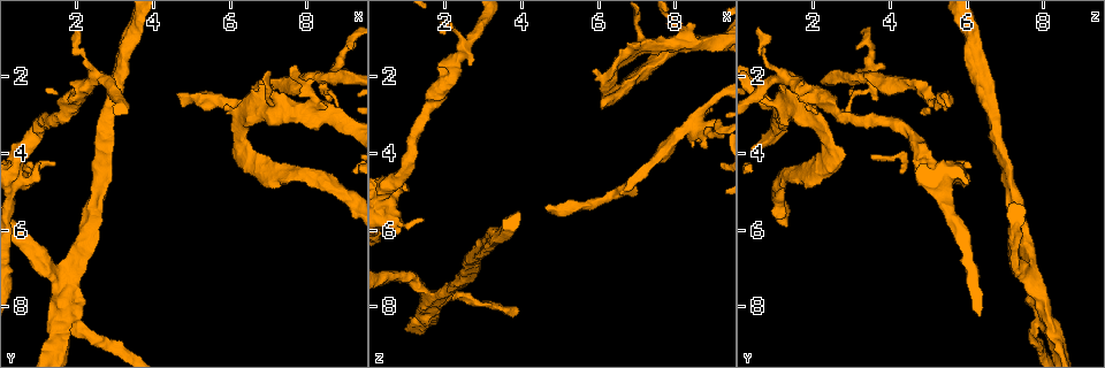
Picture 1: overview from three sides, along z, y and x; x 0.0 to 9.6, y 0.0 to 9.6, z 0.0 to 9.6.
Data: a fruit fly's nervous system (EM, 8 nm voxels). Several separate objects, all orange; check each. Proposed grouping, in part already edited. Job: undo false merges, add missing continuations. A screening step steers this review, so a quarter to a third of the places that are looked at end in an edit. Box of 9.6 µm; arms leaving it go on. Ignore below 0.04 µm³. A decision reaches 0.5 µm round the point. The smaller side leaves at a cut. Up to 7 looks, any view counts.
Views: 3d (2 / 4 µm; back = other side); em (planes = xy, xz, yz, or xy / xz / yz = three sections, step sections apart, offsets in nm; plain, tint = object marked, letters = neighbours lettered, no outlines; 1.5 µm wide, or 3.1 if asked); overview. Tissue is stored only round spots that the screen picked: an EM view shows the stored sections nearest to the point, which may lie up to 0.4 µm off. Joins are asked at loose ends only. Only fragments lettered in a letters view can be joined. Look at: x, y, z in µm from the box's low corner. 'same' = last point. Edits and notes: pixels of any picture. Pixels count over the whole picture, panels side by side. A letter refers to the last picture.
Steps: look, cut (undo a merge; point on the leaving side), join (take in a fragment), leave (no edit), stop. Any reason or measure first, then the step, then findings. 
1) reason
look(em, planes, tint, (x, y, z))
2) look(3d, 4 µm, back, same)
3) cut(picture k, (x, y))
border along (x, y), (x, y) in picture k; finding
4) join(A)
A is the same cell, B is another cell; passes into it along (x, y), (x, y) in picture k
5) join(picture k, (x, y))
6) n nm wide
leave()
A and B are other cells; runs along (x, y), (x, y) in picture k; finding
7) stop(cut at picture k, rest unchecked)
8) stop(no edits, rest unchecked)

arms part here
look(3d, 4 µm, (8.35, 2.00, 3.30))

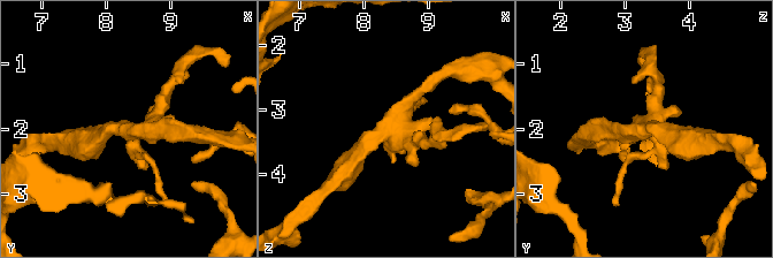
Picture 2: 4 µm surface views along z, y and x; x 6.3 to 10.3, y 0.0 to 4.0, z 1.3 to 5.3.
now the EM
look(em, planes, tint, (8.40, 2.05, 3.35))

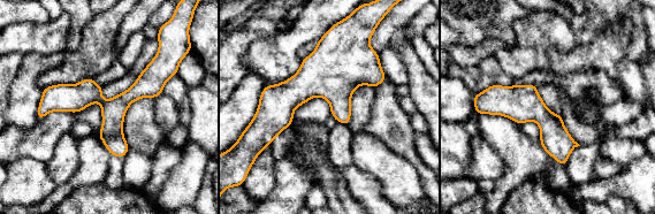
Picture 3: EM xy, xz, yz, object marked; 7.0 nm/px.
what lies round it
look(em, planes, letters, same)

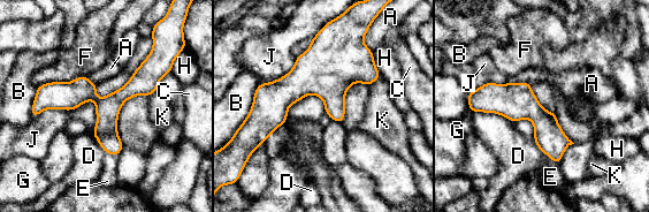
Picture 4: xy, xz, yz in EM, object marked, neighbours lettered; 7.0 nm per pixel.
180 nm wide
leave()
A, B, C, D, E, F, G, H, J and K are other cells; border along (471, 112), (494, 112), (513, 123) in picture 4; one cell here

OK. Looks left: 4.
look(em, xz, step 8, letters, (4.80, 2.70, 5.55))

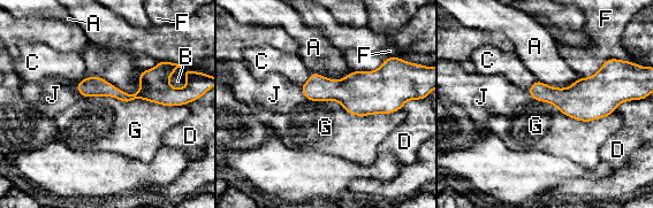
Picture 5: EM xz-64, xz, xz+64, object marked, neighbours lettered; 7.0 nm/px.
G touches over 650 nm
join(J)
J is the same cell, A, B, C, D, F and G are other cells; the cell continues

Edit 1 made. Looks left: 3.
branch stops here
look(3d, 4 µm, (1.40, 4.30, 5.75))

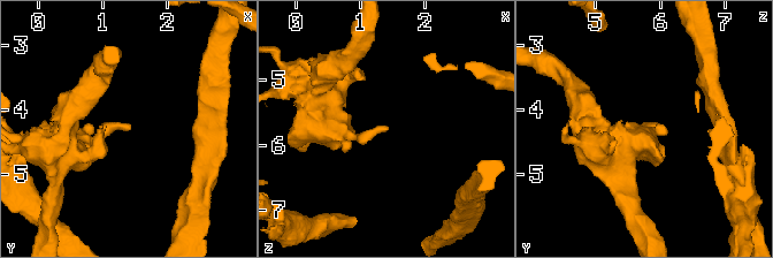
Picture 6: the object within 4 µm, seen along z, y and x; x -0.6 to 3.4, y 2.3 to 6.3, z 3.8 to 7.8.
look(em, planes, letters, (1.40, 4.30, 5.75))

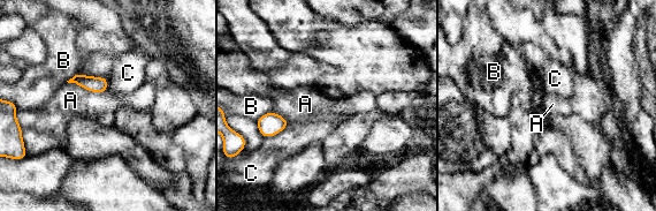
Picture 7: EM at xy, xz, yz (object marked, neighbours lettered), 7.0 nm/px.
leave()
A, B and C are other cells; border along (67, 81), (90, 91), (107, 91) in picture 7; no lettered fragment goes on from it

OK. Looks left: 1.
stop(join at picture 5, rest unchecked)

